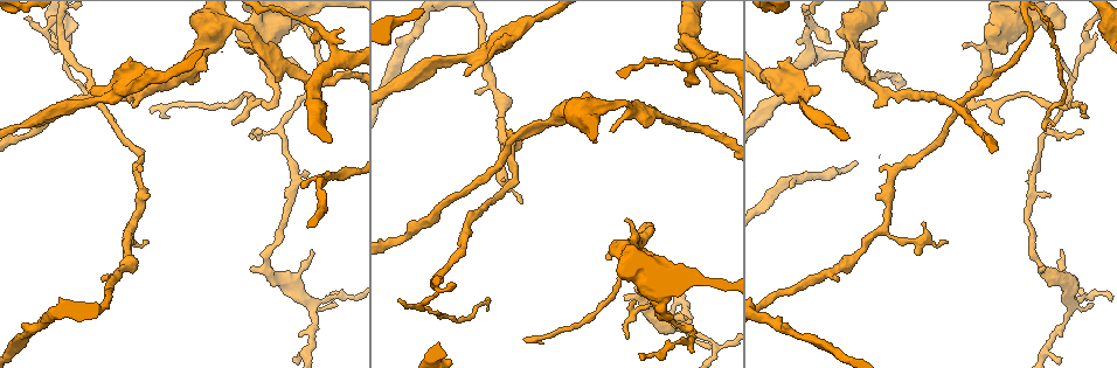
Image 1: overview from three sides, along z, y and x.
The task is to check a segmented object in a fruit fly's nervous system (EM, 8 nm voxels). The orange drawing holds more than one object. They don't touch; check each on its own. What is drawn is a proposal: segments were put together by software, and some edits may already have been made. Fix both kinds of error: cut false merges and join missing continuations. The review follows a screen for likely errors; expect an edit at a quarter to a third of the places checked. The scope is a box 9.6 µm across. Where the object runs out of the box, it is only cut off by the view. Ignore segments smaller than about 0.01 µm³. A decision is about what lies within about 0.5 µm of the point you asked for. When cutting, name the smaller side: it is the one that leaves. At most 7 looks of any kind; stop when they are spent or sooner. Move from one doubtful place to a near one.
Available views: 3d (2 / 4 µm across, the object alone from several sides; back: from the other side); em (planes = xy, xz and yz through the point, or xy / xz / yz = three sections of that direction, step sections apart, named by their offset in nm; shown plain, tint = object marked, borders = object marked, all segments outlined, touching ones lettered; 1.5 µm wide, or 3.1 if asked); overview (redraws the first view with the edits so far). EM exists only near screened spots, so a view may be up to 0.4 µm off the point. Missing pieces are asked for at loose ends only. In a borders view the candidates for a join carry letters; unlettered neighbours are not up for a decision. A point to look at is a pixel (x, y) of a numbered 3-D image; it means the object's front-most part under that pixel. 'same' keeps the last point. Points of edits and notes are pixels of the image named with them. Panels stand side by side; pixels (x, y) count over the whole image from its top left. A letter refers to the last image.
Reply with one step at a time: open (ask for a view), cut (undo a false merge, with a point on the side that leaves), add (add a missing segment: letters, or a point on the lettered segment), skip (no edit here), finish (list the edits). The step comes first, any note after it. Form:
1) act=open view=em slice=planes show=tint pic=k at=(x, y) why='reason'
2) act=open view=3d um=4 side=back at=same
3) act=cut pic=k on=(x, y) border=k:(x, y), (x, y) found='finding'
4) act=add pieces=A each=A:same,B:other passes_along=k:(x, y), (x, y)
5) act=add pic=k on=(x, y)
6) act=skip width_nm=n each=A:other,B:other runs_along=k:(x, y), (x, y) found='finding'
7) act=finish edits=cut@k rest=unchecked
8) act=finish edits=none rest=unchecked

act=open view=3d um=4 pic=1 at=(816, 93) why='free end'

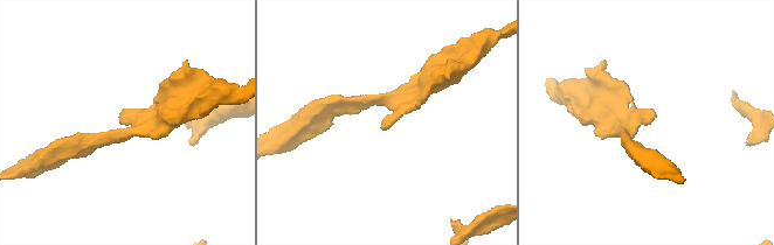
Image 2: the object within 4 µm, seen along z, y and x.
act=open view=em slice=planes show=borders pic=2 at=(383, 121)

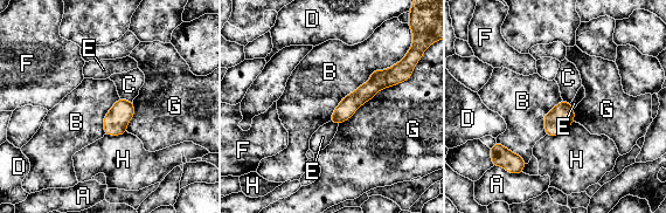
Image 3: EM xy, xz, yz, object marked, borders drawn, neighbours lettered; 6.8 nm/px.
act=skip width_nm=130 each=A:other,B:other,C:other,D:other,E:other,F:other,G:other,H:other found='none of them fits'

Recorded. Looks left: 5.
act=open view=3d um=4 pic=1 at=(995, 38) why='calibre changes'

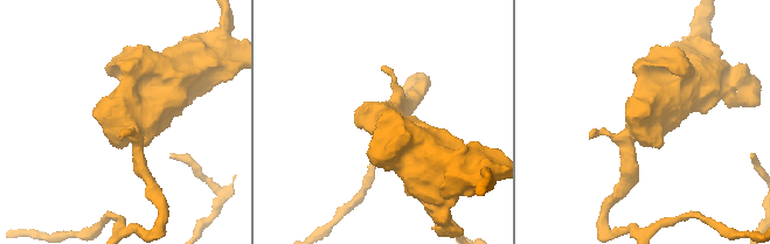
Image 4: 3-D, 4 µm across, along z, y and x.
act=open view=em slice=yz step=4 show=tint pic=4 at=(129, 119)

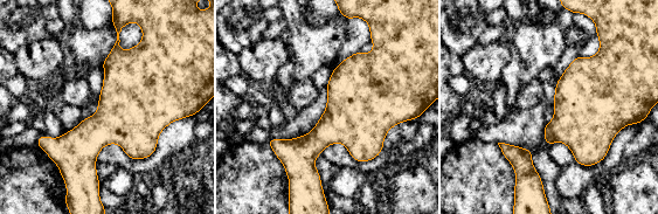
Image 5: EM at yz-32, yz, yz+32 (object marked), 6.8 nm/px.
act=open view=em slice=yz step=4 show=borders at=same why='what lies round it'

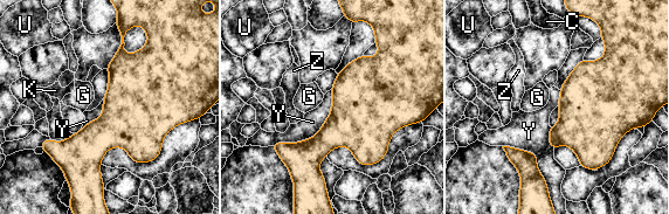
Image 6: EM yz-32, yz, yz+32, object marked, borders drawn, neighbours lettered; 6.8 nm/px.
act=skip each=C:other,G:other,K:other,U:other,Y:other,Z:other found='all the same neuron'

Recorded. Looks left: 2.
act=finish edits=none rest=unchecked

